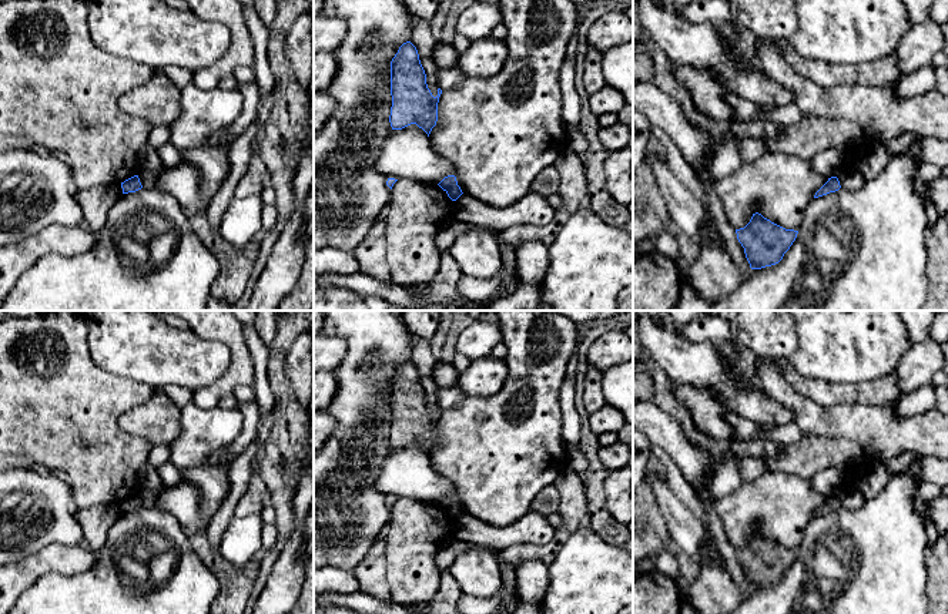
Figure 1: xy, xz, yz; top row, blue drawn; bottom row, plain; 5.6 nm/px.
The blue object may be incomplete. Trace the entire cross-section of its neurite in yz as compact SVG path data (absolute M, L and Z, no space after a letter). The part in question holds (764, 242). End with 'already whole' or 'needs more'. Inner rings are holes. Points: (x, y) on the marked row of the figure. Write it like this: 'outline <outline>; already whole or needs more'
outline M753 214L750 222L736 229L751 269L778 264L797 238L798 231L785 229L761 214Z; already whole

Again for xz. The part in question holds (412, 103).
outline M403 43L391 61L392 107L389 123L392 130L402 130L411 124L422 128L428 137L438 121L438 103L442 90L433 97L426 84L426 74L416 47Z; already whole

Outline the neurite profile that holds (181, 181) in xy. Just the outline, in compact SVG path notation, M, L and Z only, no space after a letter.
M182 161L172 168L163 167L153 188L171 194L188 218L204 214L210 205L208 201L201 198L200 171Z

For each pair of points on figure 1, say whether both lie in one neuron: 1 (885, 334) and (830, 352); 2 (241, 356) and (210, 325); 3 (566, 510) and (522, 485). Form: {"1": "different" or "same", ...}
{"1": "same", "2": "same", "3": "different"}

